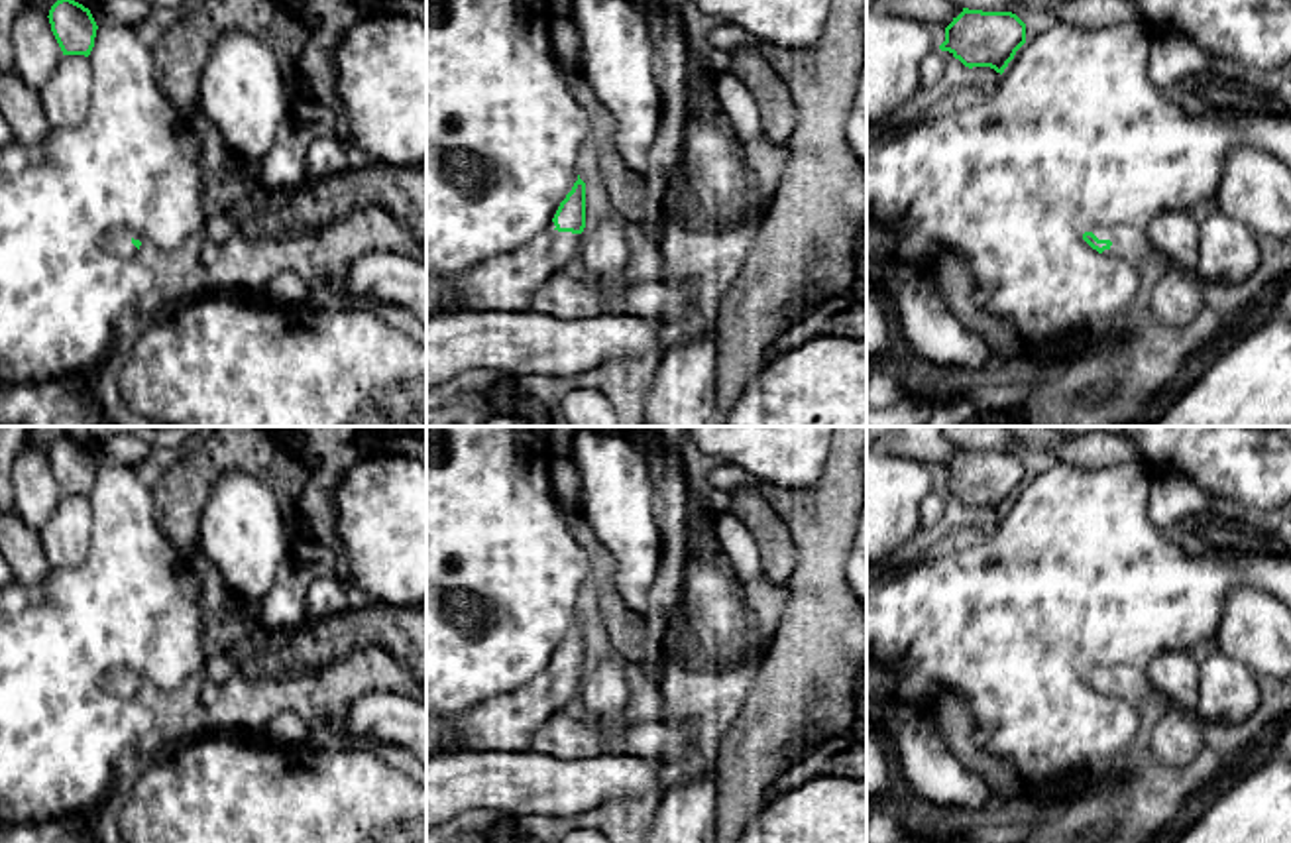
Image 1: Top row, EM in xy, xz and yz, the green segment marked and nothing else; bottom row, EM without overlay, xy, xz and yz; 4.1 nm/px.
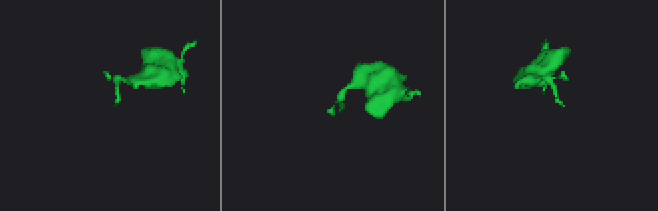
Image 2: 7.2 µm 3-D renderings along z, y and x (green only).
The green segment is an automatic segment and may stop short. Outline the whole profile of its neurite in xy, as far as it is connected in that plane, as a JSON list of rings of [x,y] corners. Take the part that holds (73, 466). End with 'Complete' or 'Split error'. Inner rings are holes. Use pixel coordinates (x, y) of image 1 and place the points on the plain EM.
[[[61,438],[51,446],[47,458],[63,495],[90,495],[98,466],[88,448]]]. Complete

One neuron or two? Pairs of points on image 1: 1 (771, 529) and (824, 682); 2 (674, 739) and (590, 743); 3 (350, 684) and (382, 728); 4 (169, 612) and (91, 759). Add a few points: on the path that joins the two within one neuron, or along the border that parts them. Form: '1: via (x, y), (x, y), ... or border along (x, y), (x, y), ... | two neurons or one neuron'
1: border along (790, 531), (796, 564), (786, 576) | two neurons
2: via (653, 739), (612, 739) | one neuron
3: border along (405, 694), (366, 692), (336, 724) | two neurons
4: via (128, 631), (77, 682), (77, 718) | one neuron

